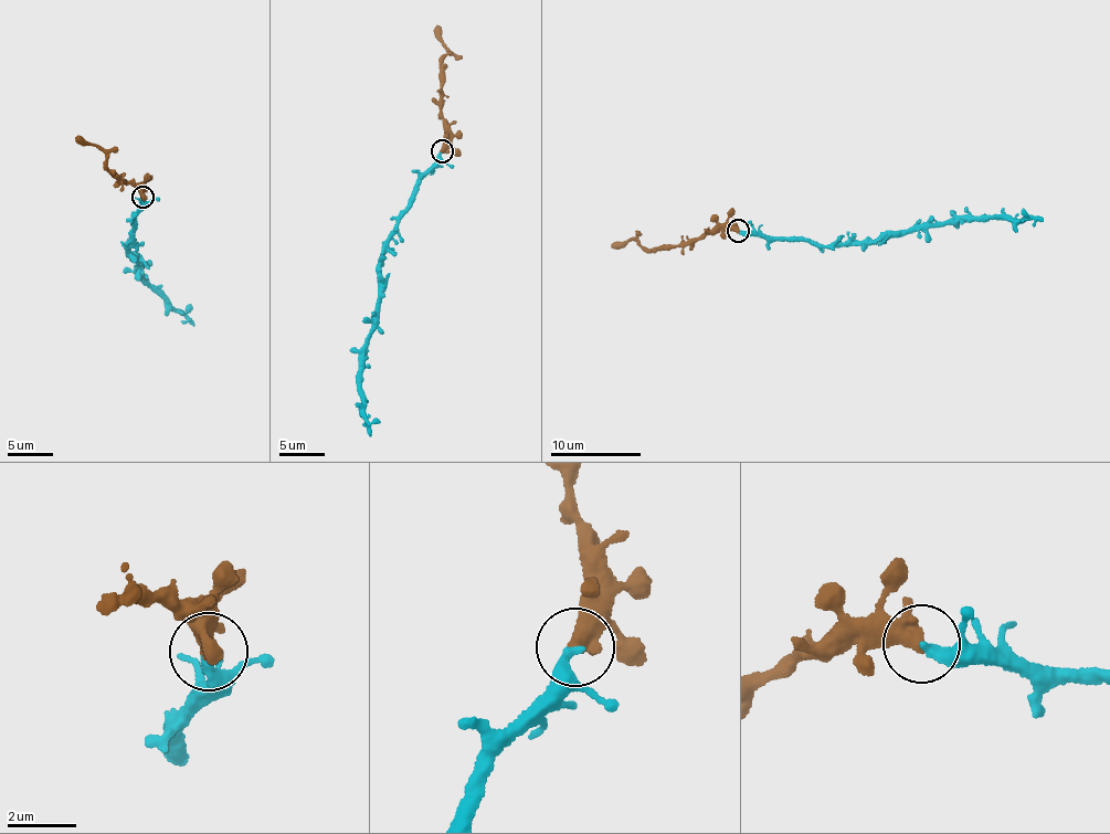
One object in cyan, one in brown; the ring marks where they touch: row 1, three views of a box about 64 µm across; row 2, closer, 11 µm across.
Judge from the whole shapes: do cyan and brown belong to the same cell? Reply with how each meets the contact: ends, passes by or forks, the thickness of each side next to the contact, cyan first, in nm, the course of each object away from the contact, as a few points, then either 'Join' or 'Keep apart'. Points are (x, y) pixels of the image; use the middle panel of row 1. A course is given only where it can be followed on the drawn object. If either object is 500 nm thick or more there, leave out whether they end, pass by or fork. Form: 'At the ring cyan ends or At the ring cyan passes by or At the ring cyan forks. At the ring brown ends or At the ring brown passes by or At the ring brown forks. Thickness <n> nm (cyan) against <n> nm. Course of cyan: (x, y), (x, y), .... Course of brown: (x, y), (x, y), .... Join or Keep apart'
At the ring cyan ends. At the ring brown passes by. Thickness 360 nm (cyan) against 360 nm. Course of cyan: (442, 151), (439, 161), (421, 180), (412, 206), (382, 254), (377, 323), (363, 354), (361, 396), (369, 434). Course of brown: (442, 151), (445, 119), (441, 57), (448, 52), (436, 27). Join

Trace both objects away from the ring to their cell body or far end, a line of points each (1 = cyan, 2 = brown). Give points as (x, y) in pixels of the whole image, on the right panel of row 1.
1: (739, 230), (839, 246), (1000, 214), (1042, 221)
2: (739, 230), (705, 232), (677, 245), (646, 251), (633, 240), (612, 245)

